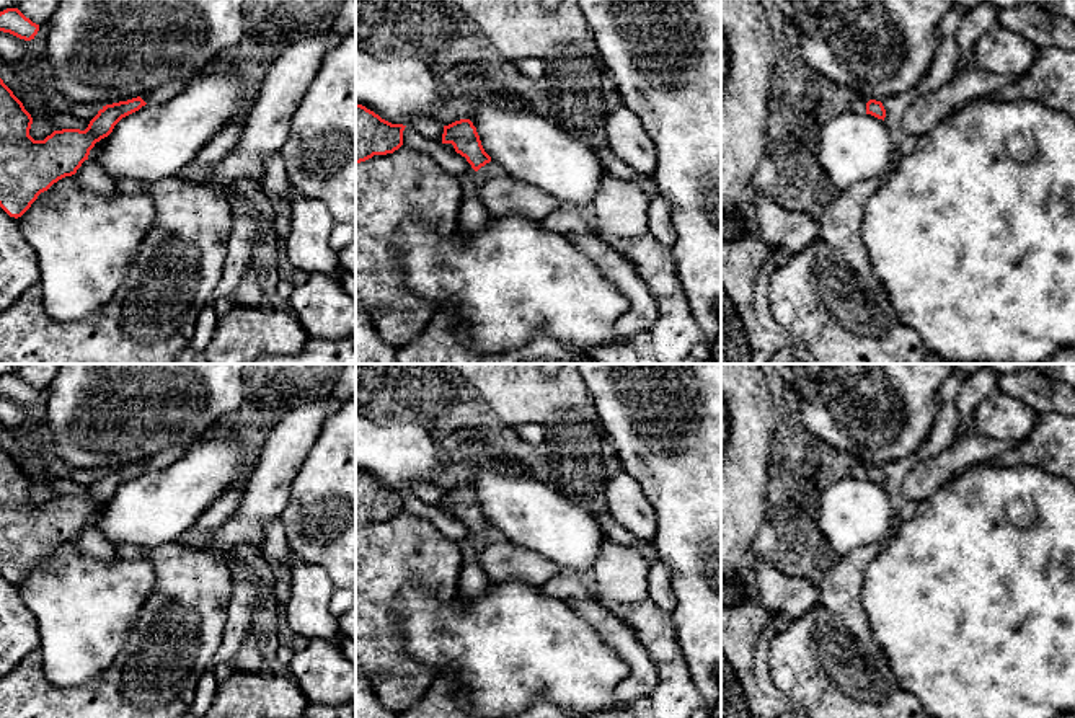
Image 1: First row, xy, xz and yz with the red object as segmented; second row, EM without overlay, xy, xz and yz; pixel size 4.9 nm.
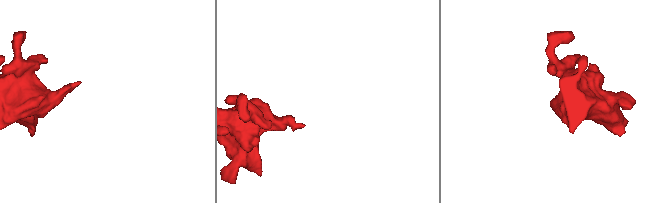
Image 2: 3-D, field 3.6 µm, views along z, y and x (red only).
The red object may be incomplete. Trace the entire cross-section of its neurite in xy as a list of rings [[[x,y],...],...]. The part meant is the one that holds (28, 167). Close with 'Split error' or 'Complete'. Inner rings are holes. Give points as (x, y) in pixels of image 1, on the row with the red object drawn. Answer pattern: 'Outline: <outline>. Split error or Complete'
Outline: [[[0,78],[0,207],[21,217],[38,196],[72,176],[88,160],[96,142],[145,104],[161,104],[181,93],[191,80],[173,80],[137,98],[103,106],[85,131],[54,131],[44,140],[29,135],[31,114]]]. Split error

